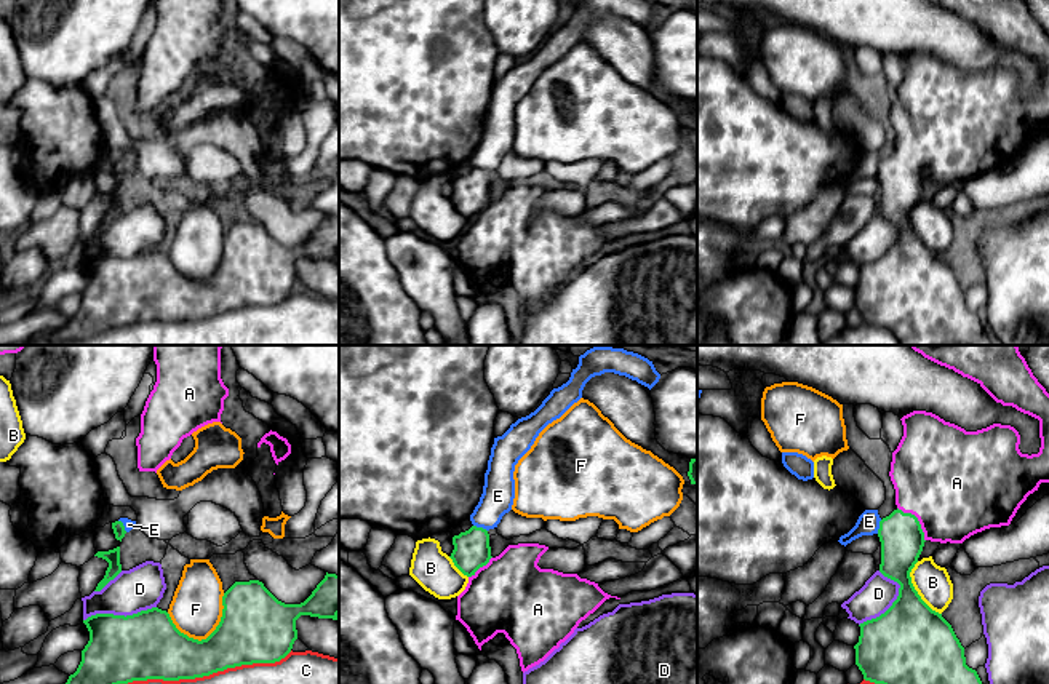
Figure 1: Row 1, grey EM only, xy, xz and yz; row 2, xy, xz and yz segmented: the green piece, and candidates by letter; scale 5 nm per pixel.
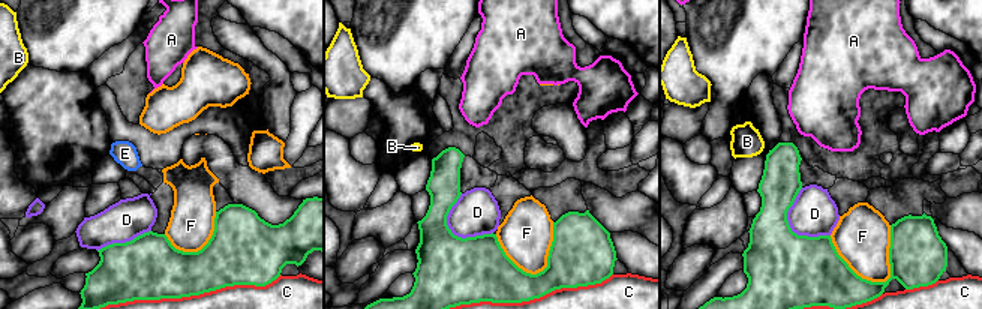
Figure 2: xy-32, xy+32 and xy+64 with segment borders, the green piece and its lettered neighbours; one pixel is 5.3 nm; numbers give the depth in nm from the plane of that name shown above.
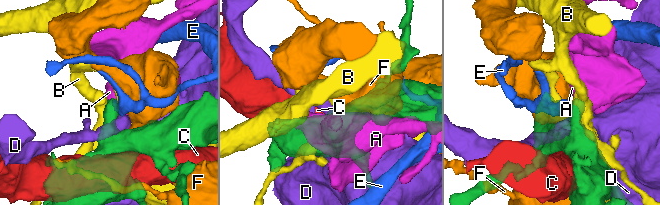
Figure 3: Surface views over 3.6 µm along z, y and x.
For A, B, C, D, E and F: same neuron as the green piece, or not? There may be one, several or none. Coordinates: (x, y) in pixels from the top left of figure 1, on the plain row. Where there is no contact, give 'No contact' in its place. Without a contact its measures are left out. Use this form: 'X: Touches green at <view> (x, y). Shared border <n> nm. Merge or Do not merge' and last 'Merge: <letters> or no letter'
A: Touches green at yz (917, 162). Shared border 220 nm. Merge
B: Touches green at yz (915, 232). Shared border 300 nm. Do not merge
C: Touches green at xy (160, 320). Shared border 1350 nm. Do not merge
D: Touches green at yz (894, 243). Shared border 300 nm. Do not merge
E: Touches green at xz (480, 170). Shared border 80 nm. Do not merge
F: Touches green at xy (207, 280). Shared border 320 nm. Do not merge
Merge: A

